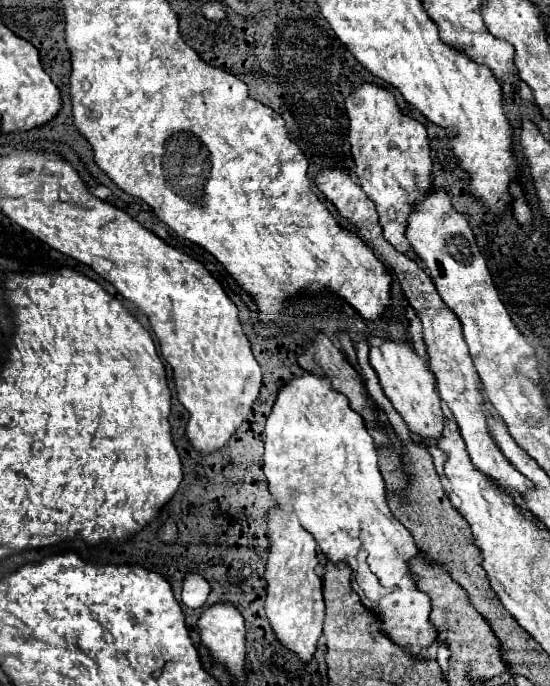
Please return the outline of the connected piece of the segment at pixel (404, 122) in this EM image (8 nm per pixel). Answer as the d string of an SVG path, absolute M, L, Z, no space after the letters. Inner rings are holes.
M360 83L360 87L346 97L346 111L350 119L348 141L360 187L376 205L384 237L392 241L398 251L410 255L412 249L404 237L408 215L414 203L424 197L424 191L432 187L432 159L426 127L418 119L404 115L394 93L376 83Z

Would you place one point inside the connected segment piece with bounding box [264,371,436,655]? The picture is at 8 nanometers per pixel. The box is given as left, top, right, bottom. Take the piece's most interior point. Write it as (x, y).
(317, 445)

